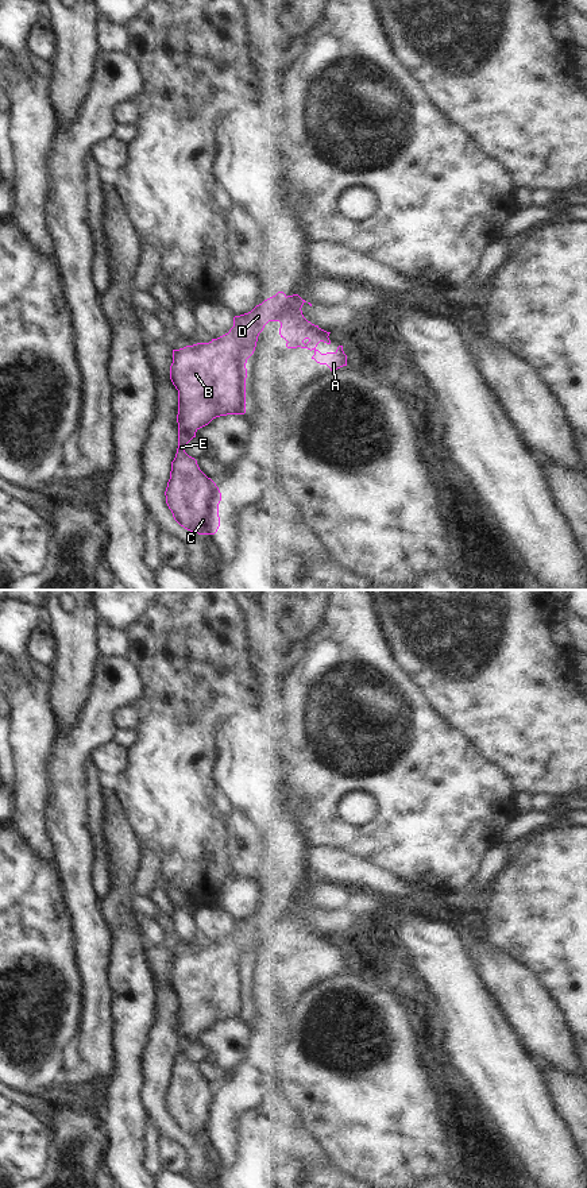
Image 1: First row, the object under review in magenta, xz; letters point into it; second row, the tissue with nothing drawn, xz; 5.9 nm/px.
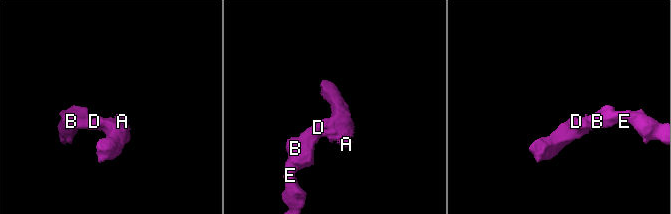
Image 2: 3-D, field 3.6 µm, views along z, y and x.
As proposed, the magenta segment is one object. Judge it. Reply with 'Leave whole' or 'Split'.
Split.

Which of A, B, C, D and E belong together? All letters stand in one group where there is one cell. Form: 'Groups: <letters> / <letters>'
Groups: A / B C D E.

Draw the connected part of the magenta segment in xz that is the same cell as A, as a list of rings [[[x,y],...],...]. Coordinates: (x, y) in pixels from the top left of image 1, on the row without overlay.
[[[298,899],[287,900],[287,910],[278,923],[281,927],[279,940],[287,946],[286,952],[313,954],[314,960],[312,964],[320,969],[327,969],[331,976],[347,971],[347,960],[343,956],[343,950],[339,950],[335,957],[327,958],[321,958],[316,953],[320,946],[331,949],[328,942],[331,937],[321,934],[304,922],[301,913],[305,907]]]

